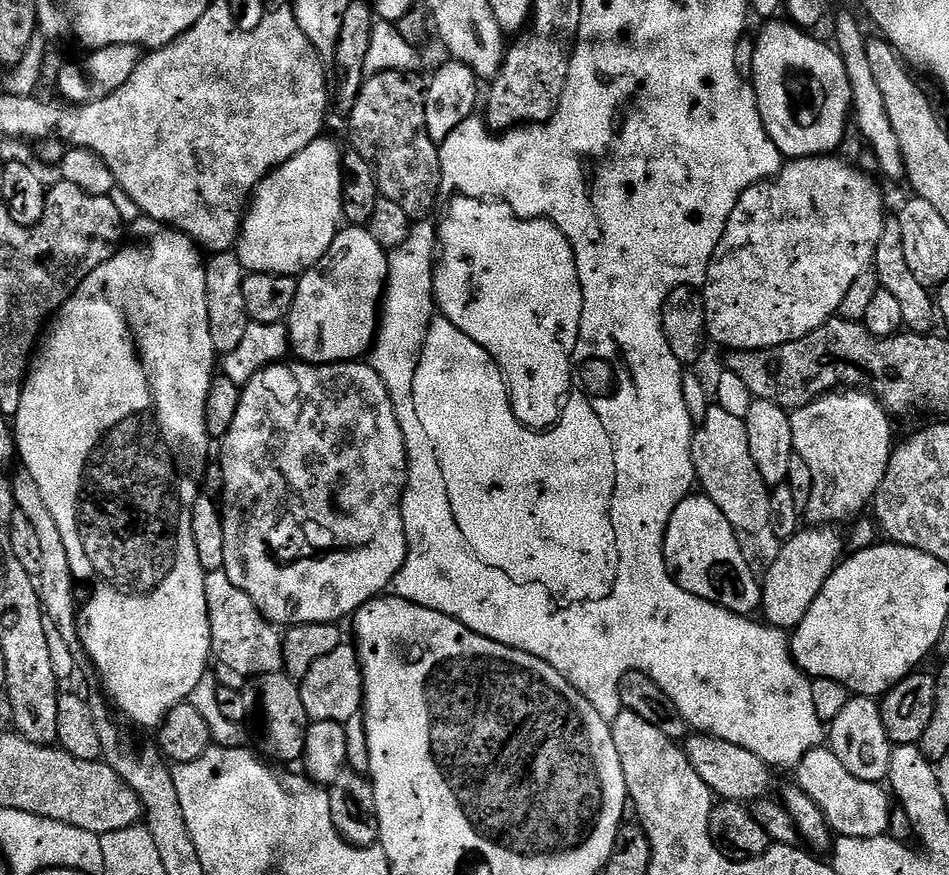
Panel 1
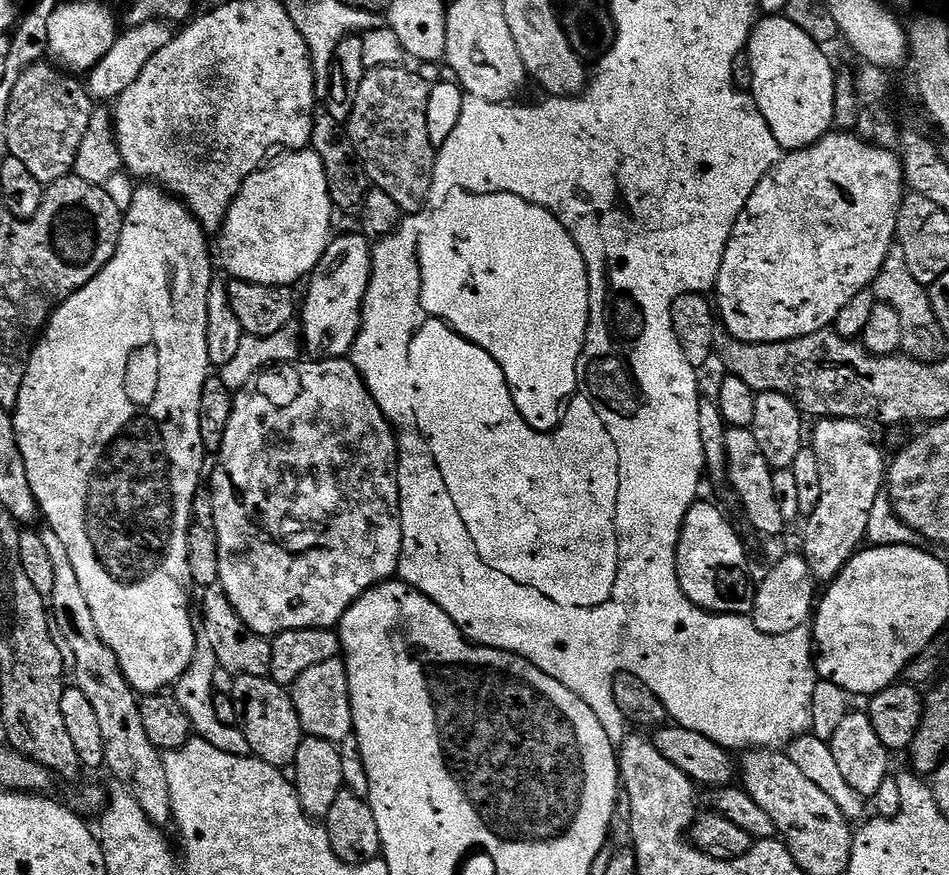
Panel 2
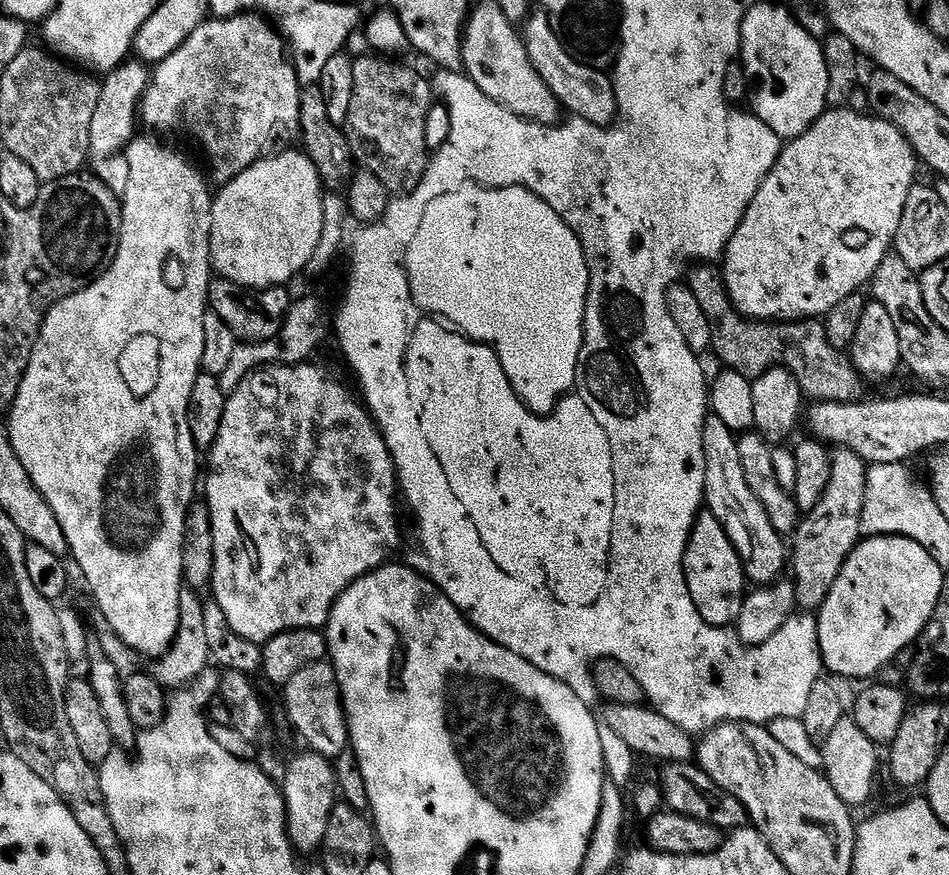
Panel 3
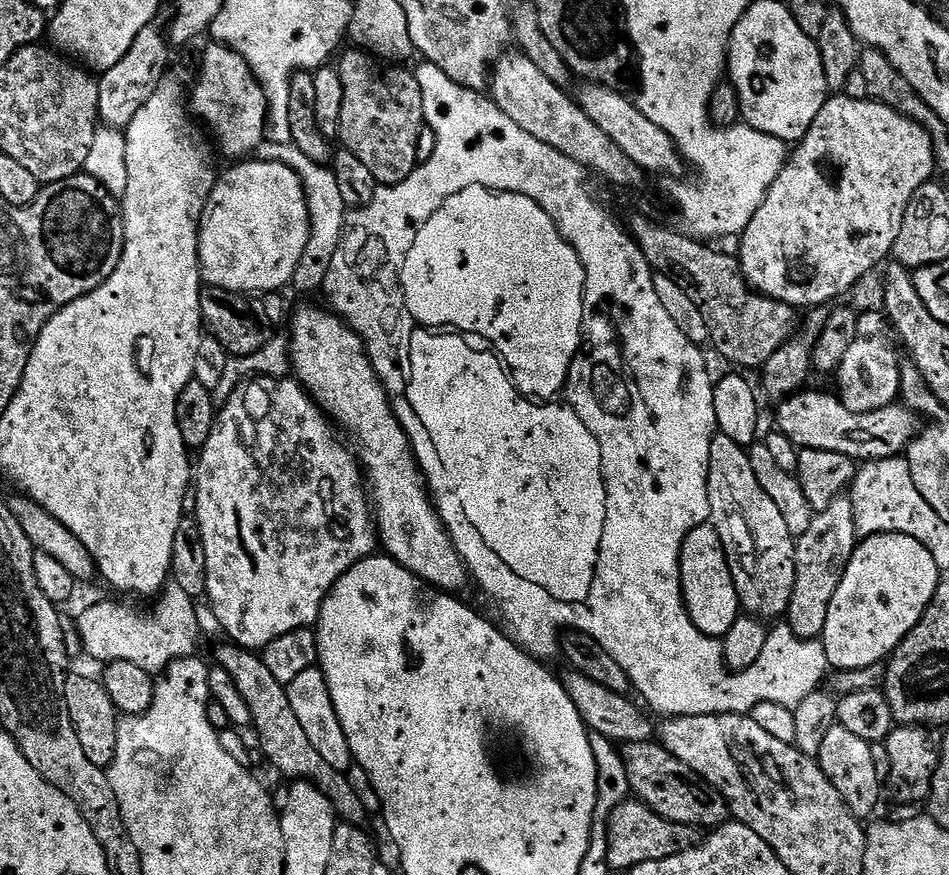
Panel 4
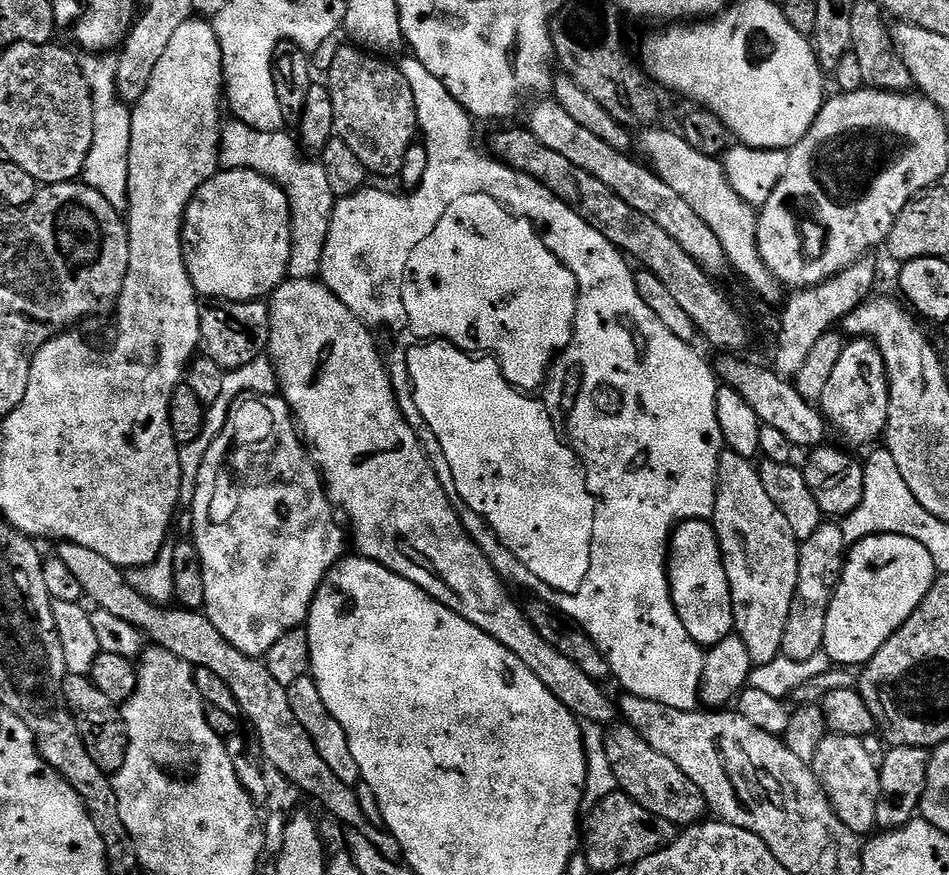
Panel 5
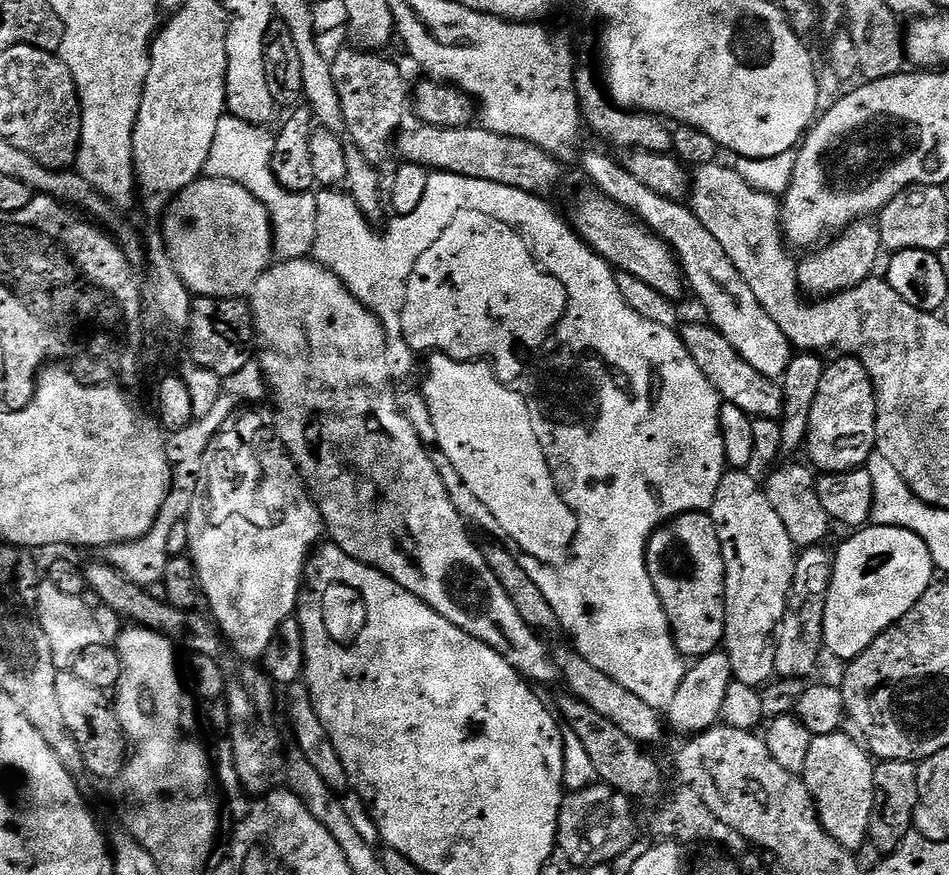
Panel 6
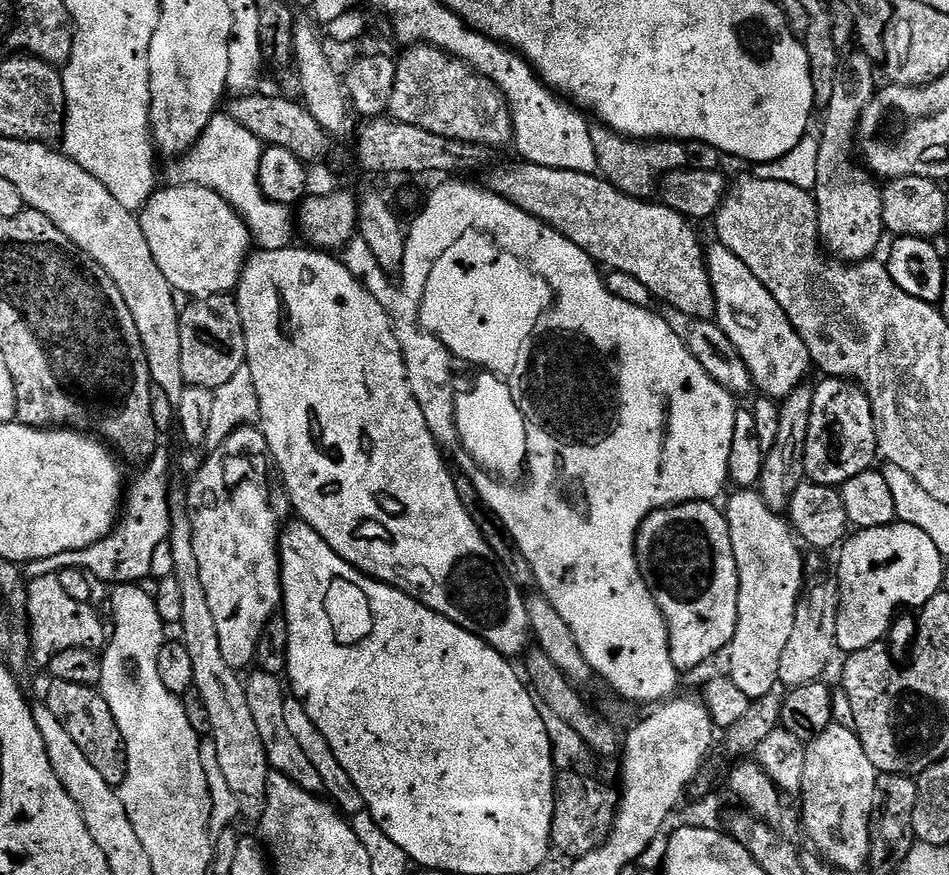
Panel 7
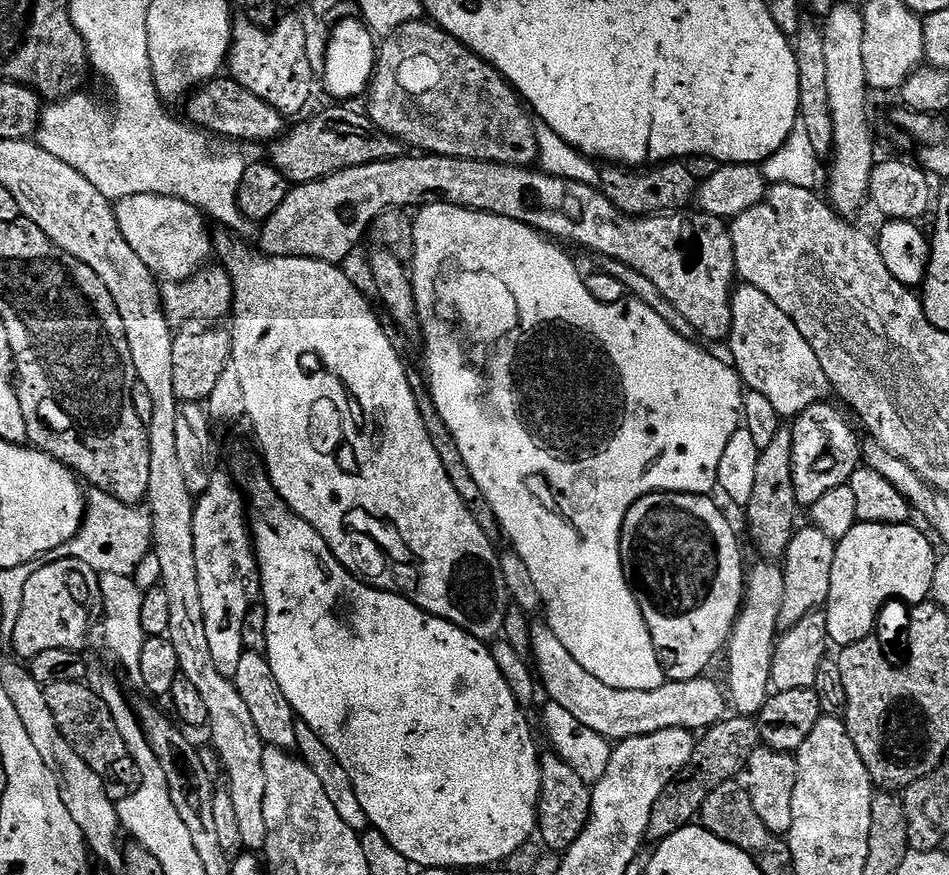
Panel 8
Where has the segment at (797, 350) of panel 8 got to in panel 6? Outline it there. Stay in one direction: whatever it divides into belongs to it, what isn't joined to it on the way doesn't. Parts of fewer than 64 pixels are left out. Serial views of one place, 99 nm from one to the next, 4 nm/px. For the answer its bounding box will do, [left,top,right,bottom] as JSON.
[584,152,794,381]

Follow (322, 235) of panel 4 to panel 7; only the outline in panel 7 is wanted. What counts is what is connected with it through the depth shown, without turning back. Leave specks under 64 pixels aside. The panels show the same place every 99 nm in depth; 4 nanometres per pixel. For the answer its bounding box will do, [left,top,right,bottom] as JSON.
[176,114,294,251]

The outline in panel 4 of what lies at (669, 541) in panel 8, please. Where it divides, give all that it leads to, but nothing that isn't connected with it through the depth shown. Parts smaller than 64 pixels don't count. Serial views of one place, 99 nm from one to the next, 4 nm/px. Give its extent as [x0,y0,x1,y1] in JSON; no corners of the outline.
[680,522,742,638]

